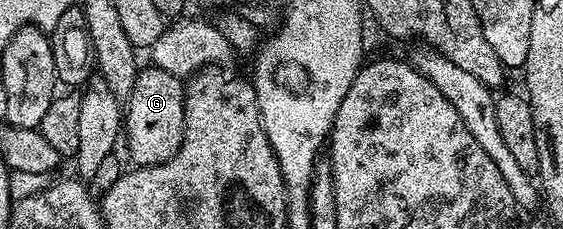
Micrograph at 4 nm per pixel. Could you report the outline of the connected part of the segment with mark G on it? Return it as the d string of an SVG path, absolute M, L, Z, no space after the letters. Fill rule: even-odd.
M154 64L148 67L148 70L147 67L140 69L135 77L133 92L125 102L125 146L127 142L136 167L156 166L171 159L183 143L185 128L185 86L180 75L165 72Z

